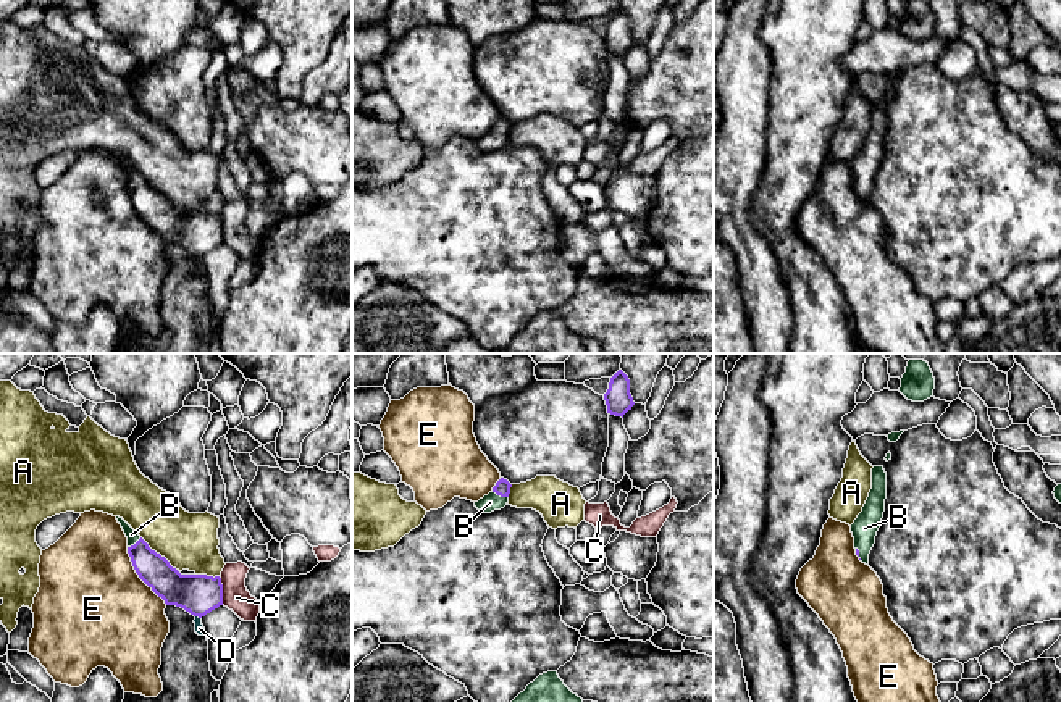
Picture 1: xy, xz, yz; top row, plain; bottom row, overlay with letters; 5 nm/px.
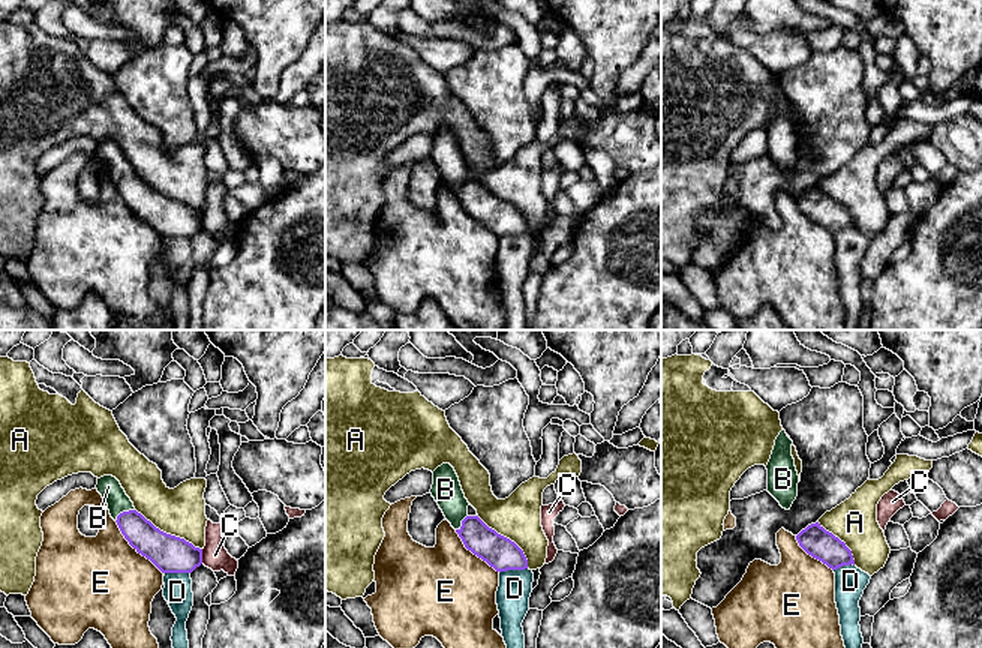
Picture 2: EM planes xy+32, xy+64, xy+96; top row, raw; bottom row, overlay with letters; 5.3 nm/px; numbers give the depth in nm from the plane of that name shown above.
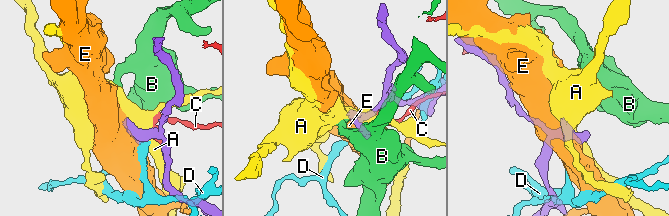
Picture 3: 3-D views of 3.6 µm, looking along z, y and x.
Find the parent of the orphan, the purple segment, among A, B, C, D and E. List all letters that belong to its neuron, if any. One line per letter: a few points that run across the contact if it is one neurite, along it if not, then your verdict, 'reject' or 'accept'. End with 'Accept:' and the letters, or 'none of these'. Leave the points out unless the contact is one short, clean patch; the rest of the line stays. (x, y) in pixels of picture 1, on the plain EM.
A: reject
B: line xz (503, 125), (499, 133), (490, 141); accept
C: line xy (218, 215), (223, 242); reject
D: reject
E: reject
Accept: B

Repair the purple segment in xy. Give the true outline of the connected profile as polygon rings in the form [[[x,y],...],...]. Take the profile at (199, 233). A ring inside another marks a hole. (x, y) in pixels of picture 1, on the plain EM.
[[[116,155],[116,158],[128,176],[128,192],[136,211],[166,244],[181,245],[199,257],[223,244],[220,215],[181,213],[165,195],[152,189],[123,157]]]

